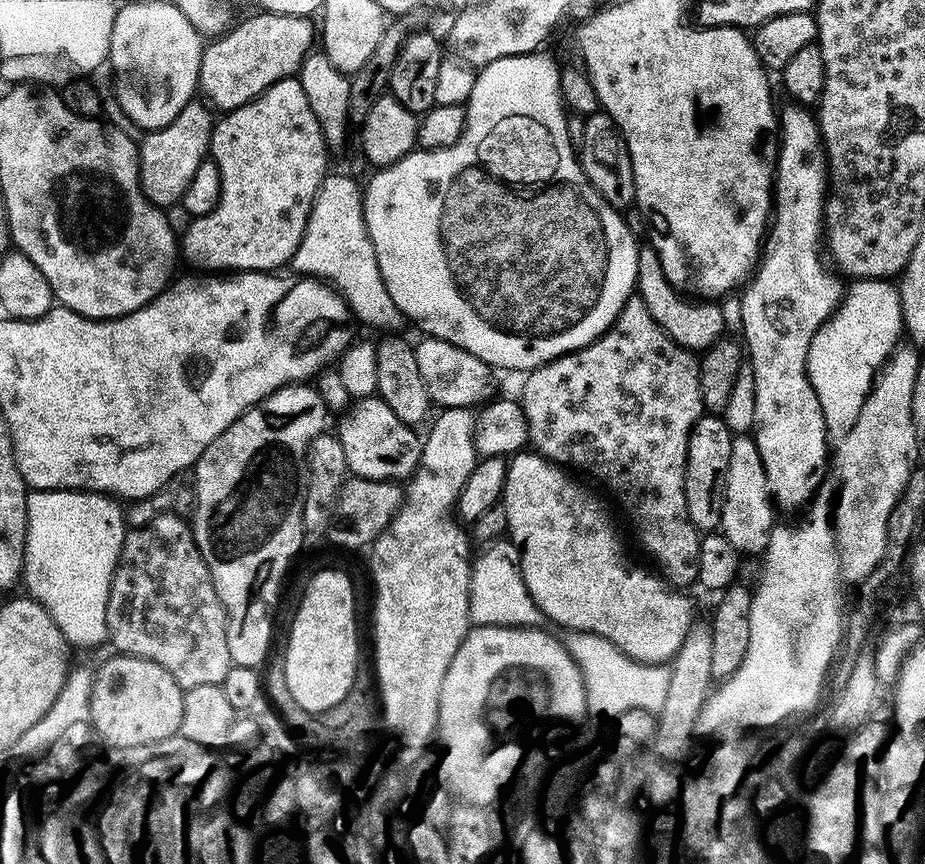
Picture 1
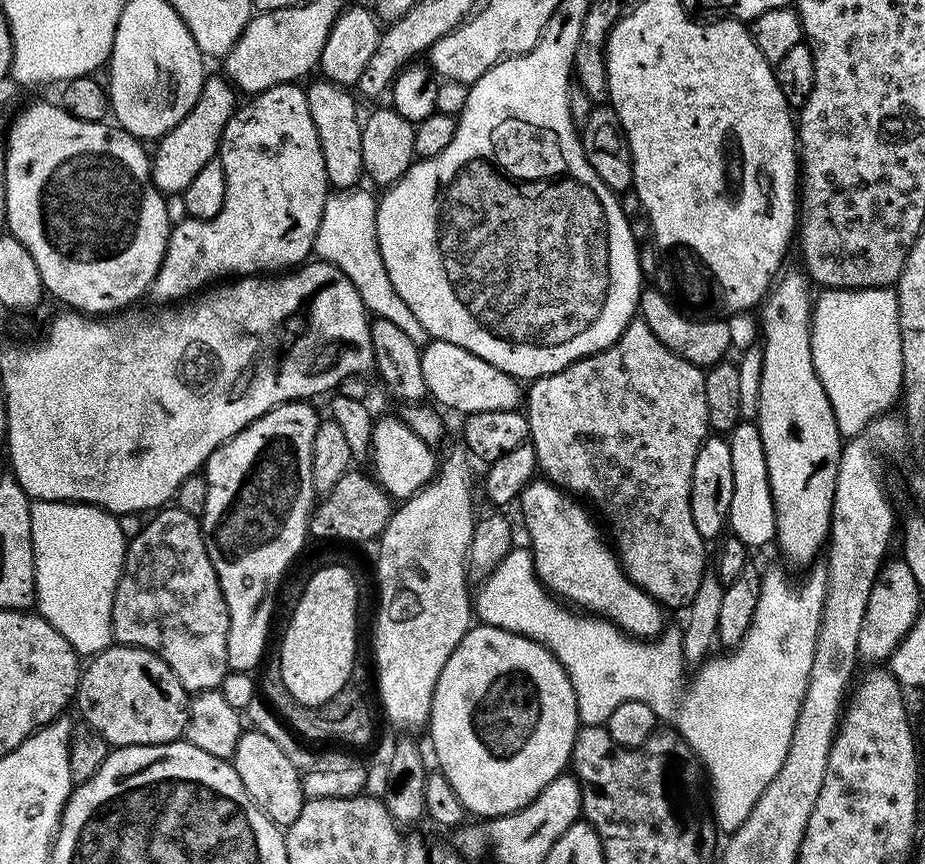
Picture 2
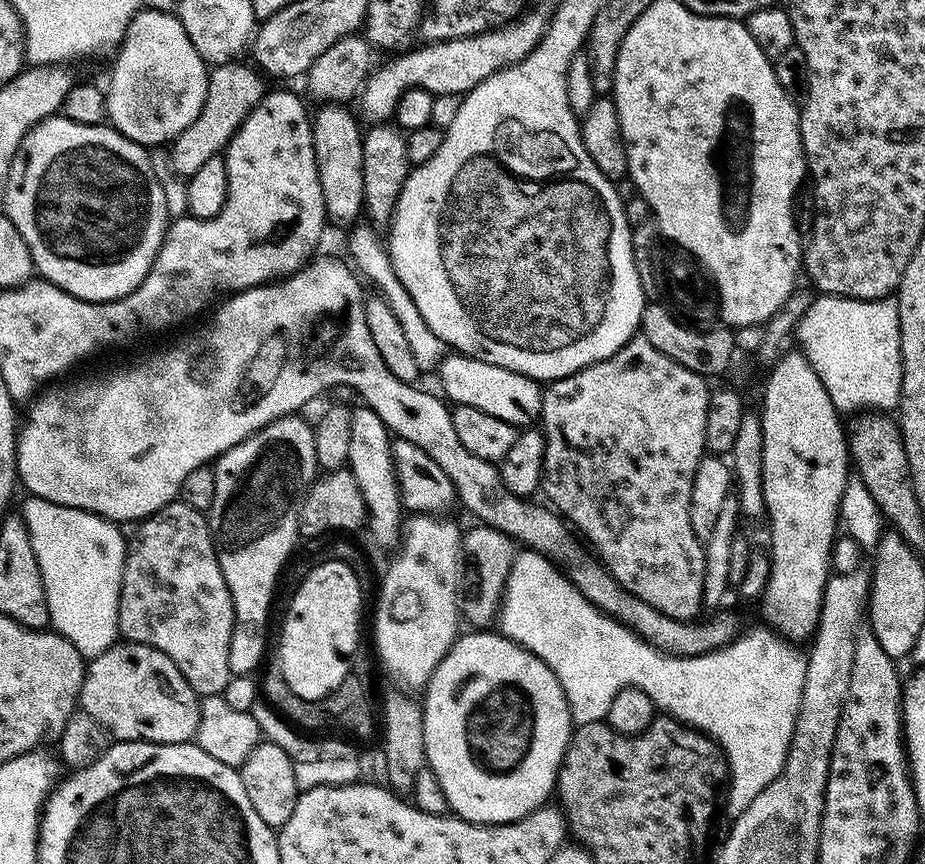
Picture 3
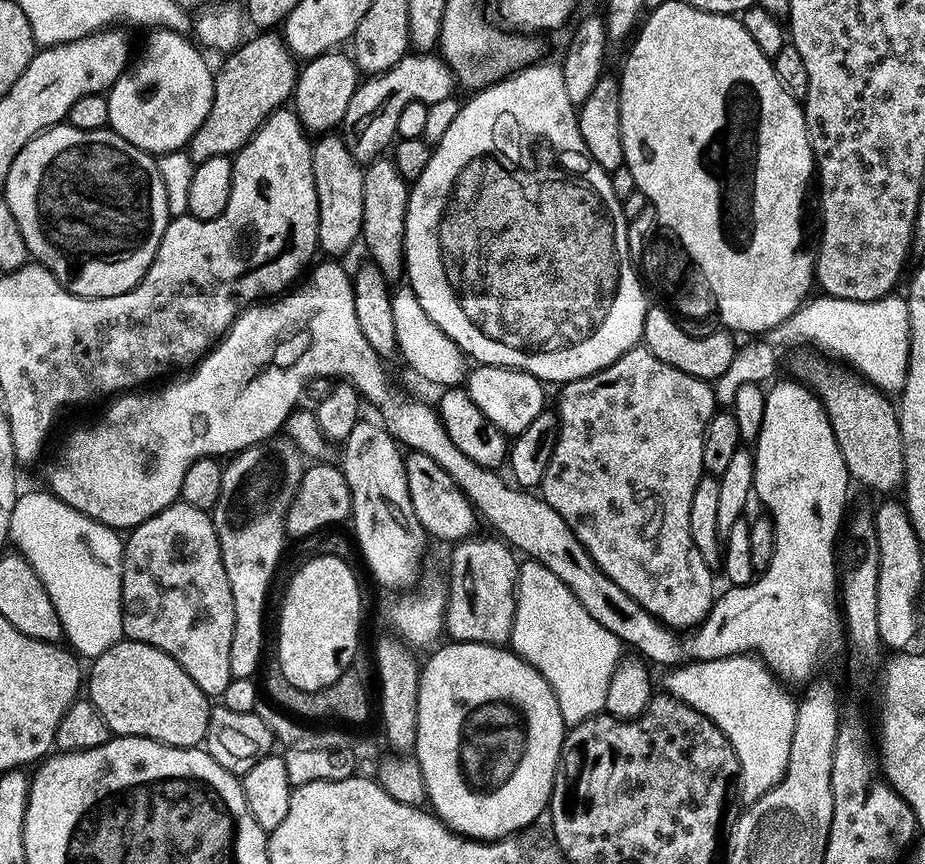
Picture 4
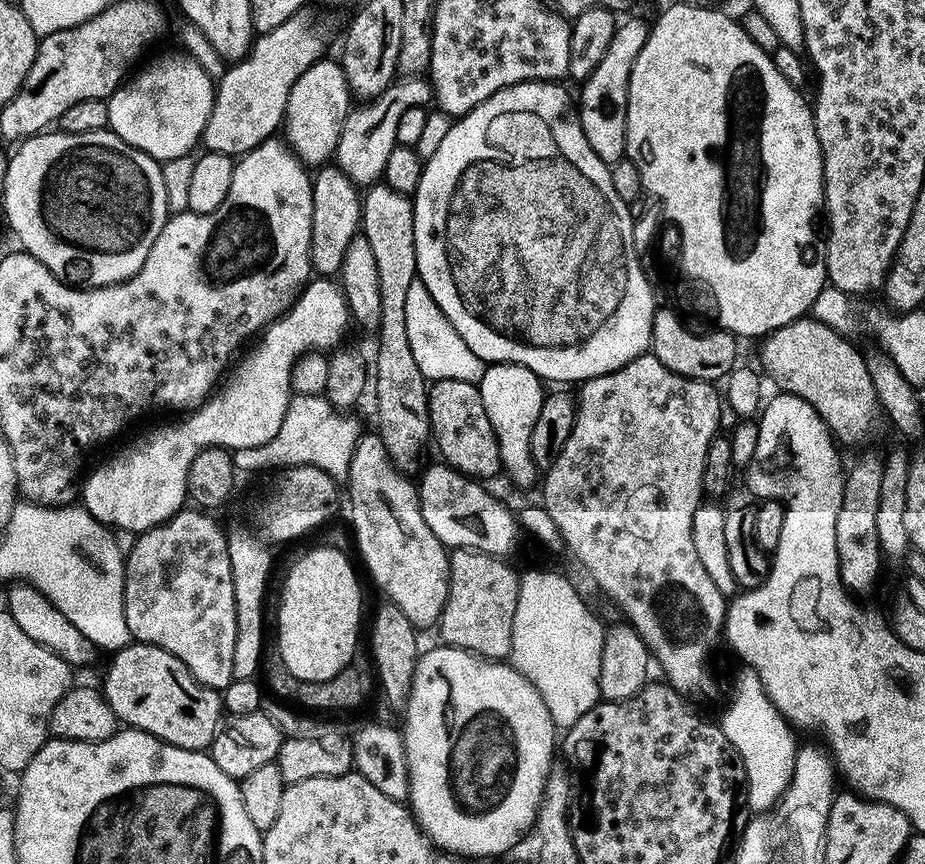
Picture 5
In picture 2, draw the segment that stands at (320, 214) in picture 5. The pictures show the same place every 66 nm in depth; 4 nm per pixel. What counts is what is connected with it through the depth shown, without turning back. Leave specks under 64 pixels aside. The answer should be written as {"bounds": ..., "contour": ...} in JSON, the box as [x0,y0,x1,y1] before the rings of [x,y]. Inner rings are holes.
{"bounds":[306,78,364,190],"contour":[[[323,78],[307,85],[306,91],[310,118],[314,122],[314,130],[318,130],[318,142],[322,146],[322,162],[326,162],[329,185],[336,190],[351,190],[361,183],[364,176],[362,112],[356,109],[357,97],[345,85]]]}

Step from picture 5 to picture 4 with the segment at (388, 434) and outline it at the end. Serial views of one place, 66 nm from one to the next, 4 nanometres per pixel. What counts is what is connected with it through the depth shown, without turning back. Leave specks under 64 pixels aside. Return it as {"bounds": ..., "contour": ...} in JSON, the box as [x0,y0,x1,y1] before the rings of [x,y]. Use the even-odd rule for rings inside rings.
{"bounds":[362,158,409,282],"contour":[[[377,158],[364,168],[362,178],[362,244],[368,247],[367,259],[382,270],[389,282],[405,275],[404,231],[408,209],[409,181],[398,174],[398,166],[391,158]]]}

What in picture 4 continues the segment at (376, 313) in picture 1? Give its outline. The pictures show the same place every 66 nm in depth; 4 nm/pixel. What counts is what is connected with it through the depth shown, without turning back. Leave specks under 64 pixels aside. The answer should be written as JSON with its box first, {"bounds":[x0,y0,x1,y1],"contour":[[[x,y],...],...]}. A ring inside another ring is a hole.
{"bounds":[392,286,466,386],"contour":[[[410,286],[395,289],[392,292],[392,309],[394,310],[394,332],[399,355],[424,380],[439,386],[456,386],[465,379],[466,357],[462,349],[456,345],[443,330],[437,326],[422,310],[414,290]]]}

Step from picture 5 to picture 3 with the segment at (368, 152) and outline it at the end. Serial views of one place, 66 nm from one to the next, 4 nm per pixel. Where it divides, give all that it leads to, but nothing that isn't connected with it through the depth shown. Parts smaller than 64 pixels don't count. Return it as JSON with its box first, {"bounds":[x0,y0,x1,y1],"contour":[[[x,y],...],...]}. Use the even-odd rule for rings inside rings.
{"bounds":[359,11,547,122],"contour":[[[527,11],[515,22],[499,29],[480,32],[478,35],[442,40],[438,44],[421,43],[413,52],[401,51],[394,60],[388,61],[369,75],[359,93],[360,108],[368,122],[388,122],[395,117],[396,107],[404,94],[412,88],[421,88],[433,96],[459,96],[471,92],[501,68],[524,60],[540,44],[547,28],[547,15]]]}

